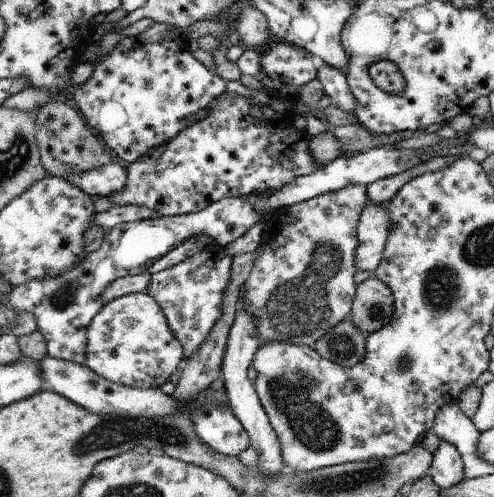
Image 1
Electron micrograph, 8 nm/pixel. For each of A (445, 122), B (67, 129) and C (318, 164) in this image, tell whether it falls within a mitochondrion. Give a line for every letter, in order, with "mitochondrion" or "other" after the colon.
A: other
B: other
C: other

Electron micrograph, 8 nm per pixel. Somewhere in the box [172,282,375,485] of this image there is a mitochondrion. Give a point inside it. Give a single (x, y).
(292, 393)

